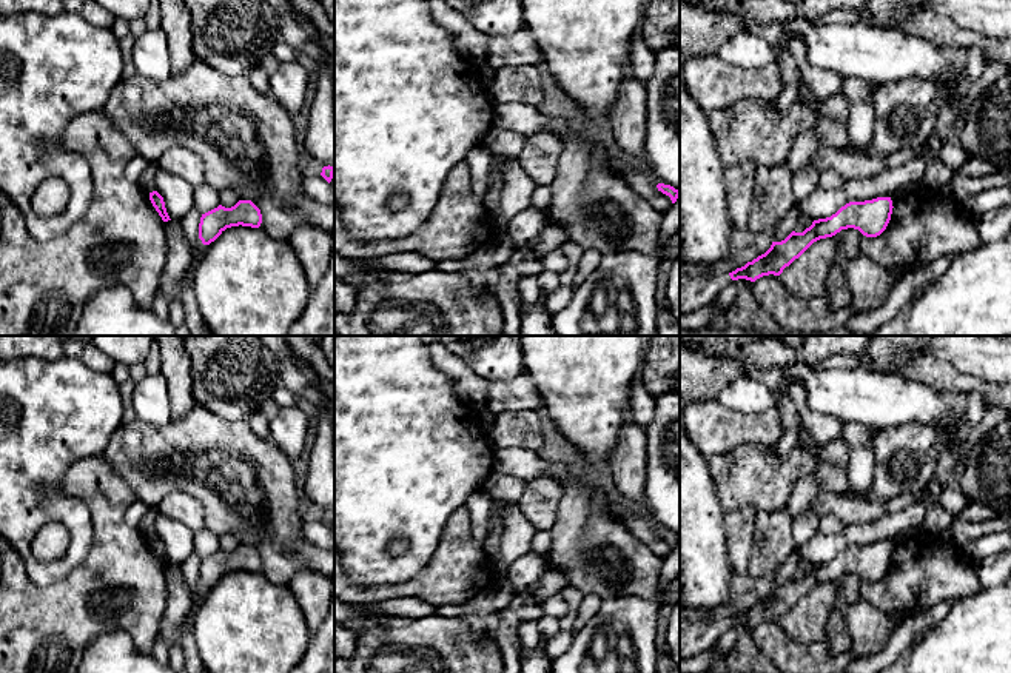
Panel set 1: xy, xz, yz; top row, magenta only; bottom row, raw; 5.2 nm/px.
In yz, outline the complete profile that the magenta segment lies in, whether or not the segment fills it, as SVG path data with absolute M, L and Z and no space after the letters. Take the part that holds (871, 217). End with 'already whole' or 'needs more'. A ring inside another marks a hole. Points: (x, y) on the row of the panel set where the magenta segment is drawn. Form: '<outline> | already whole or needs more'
M891 197L849 202L831 217L814 220L803 233L792 231L784 240L772 242L764 254L729 274L680 274L680 316L709 305L732 280L755 282L763 276L780 276L814 242L841 229L854 228L866 237L880 236L891 220L892 208Z | needs more

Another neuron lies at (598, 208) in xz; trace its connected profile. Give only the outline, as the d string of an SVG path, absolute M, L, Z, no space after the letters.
M550 119L550 128L563 137L564 149L556 177L550 185L552 200L546 216L547 223L564 228L567 239L584 251L595 249L604 256L624 249L643 254L661 249L663 260L667 245L667 242L661 242L663 213L655 209L643 194L633 191L621 174L610 169L604 145L587 137L584 131L575 129L566 119Z

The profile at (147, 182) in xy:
M149 163L148 168L143 171L140 180L139 180L139 186L145 191L145 193L153 193L156 189L156 172L157 172L159 166L156 163Z

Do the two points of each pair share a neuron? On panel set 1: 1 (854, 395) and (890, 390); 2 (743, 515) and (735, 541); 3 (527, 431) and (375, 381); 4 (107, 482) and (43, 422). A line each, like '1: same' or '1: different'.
1: same
2: same
3: different
4: different

